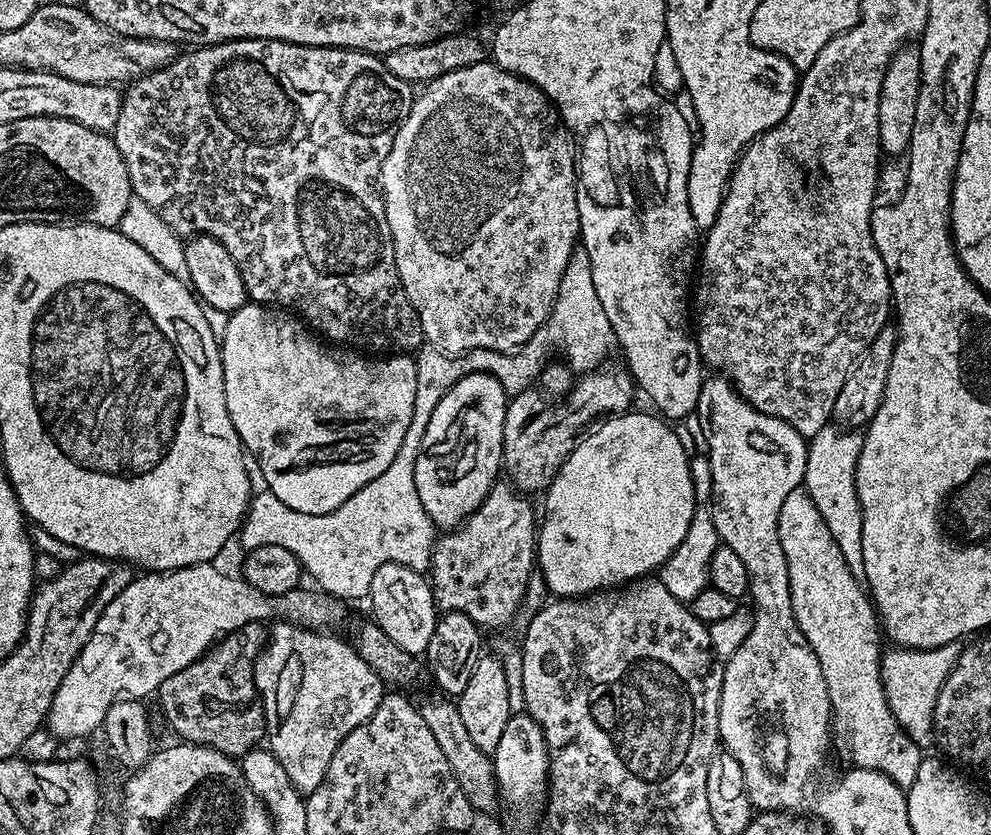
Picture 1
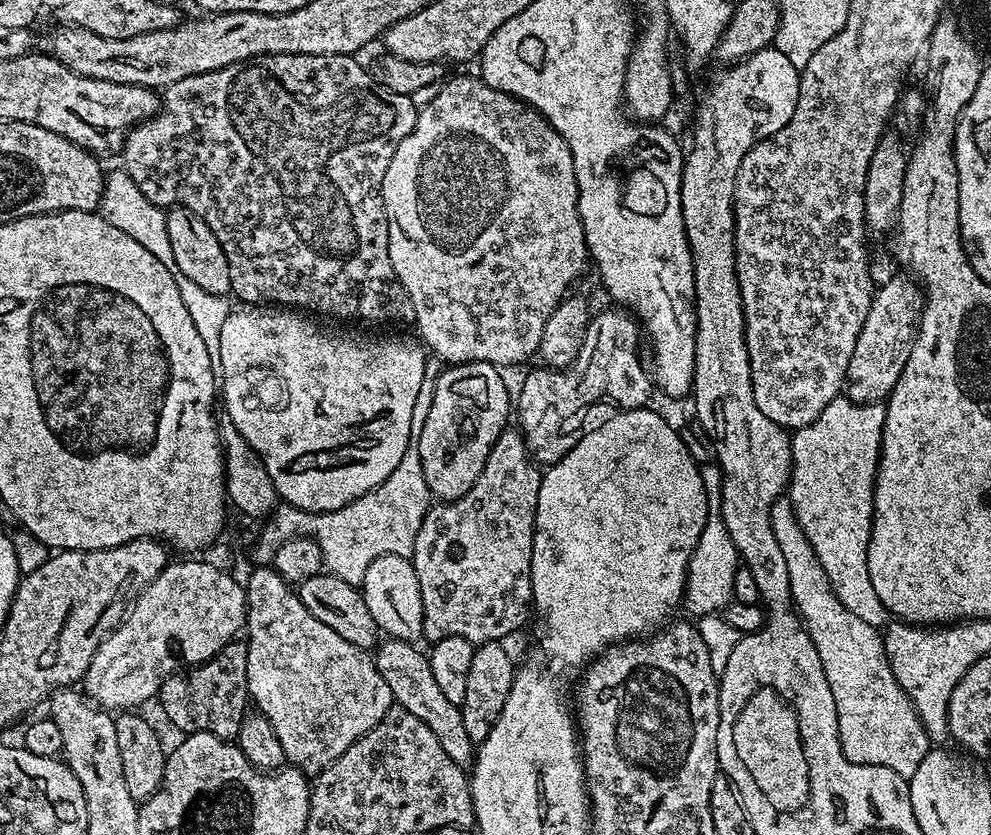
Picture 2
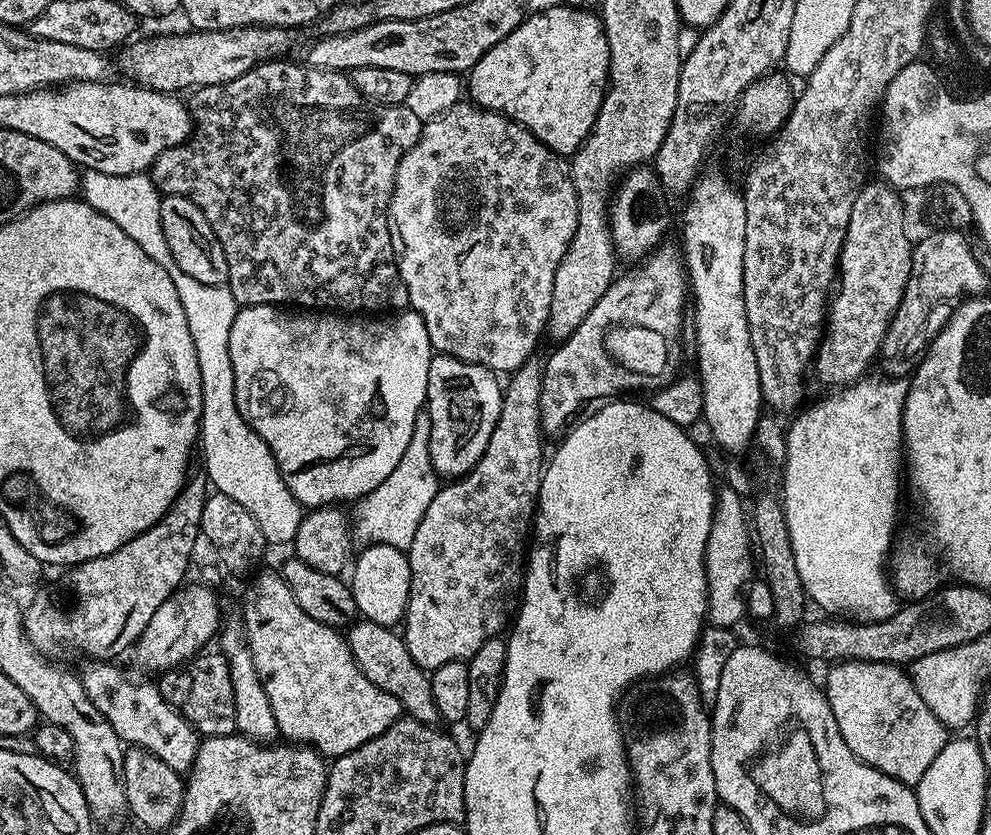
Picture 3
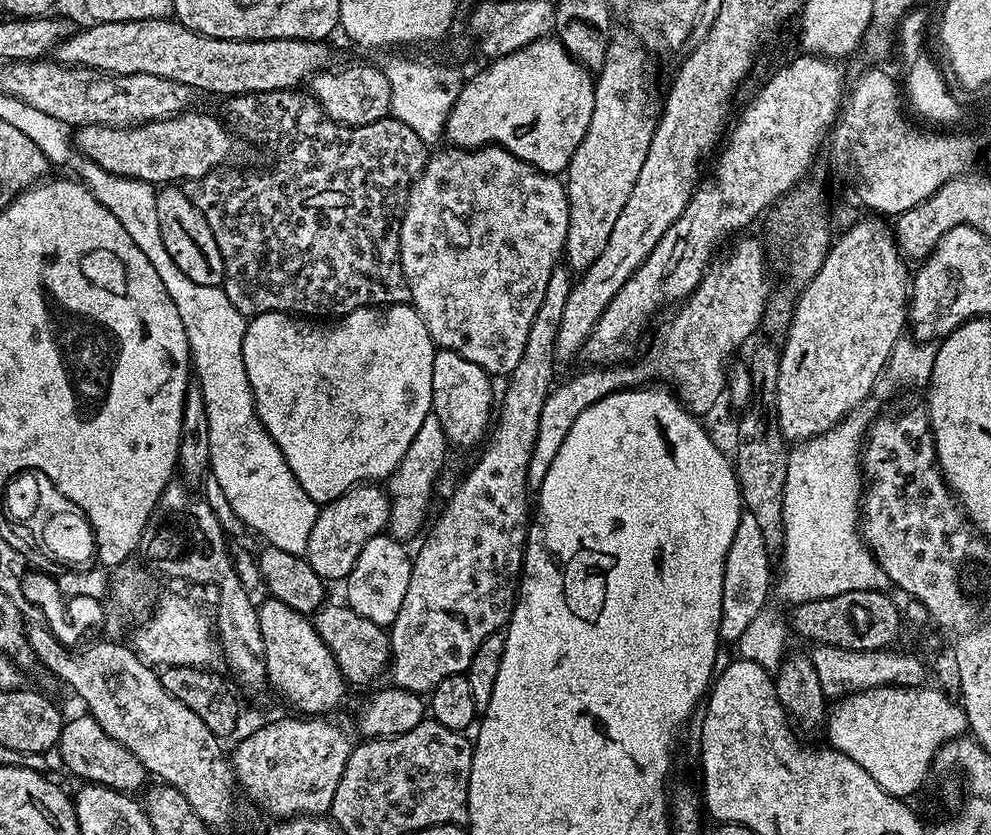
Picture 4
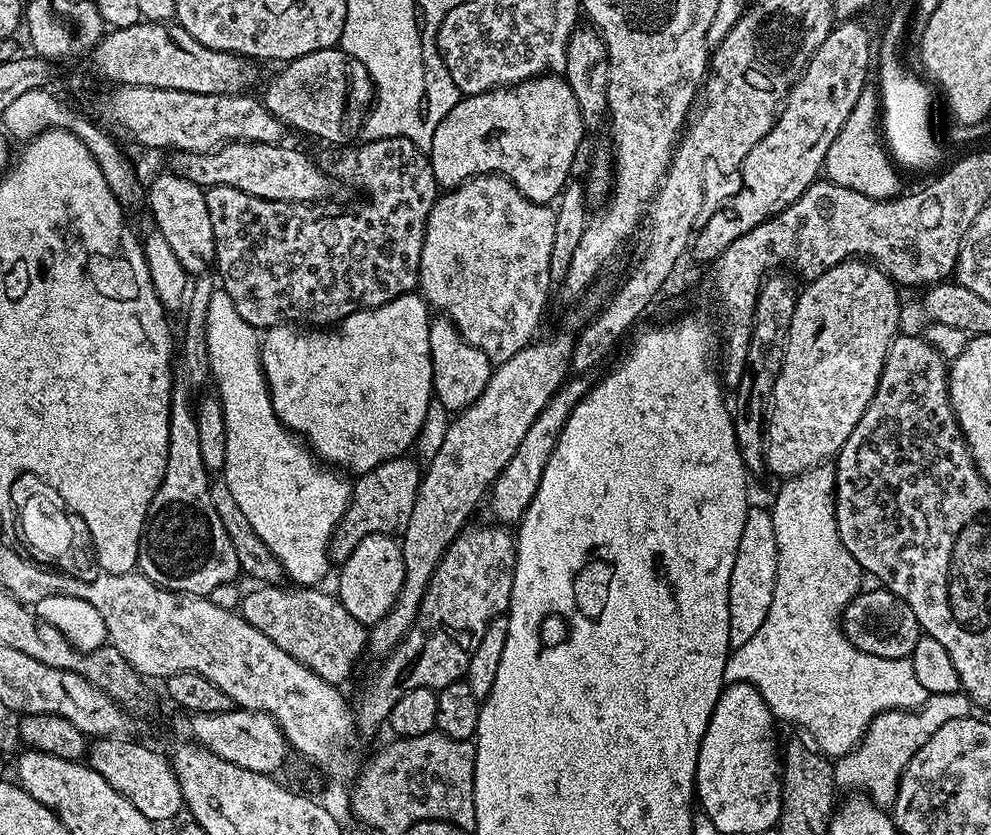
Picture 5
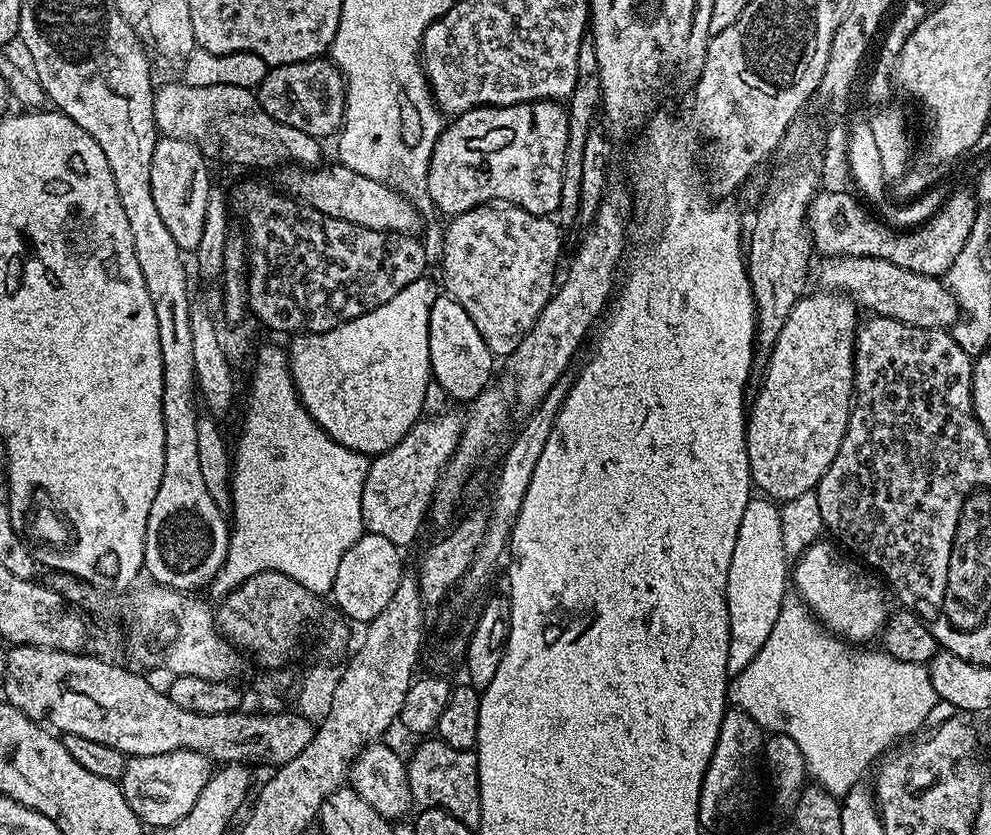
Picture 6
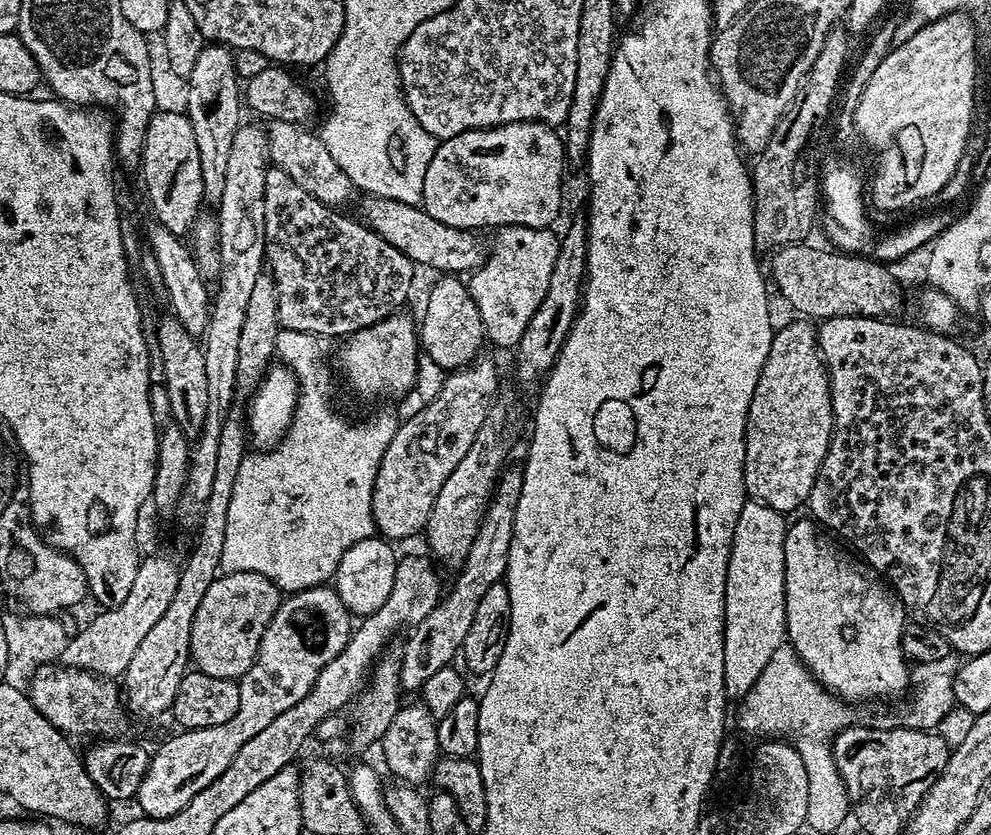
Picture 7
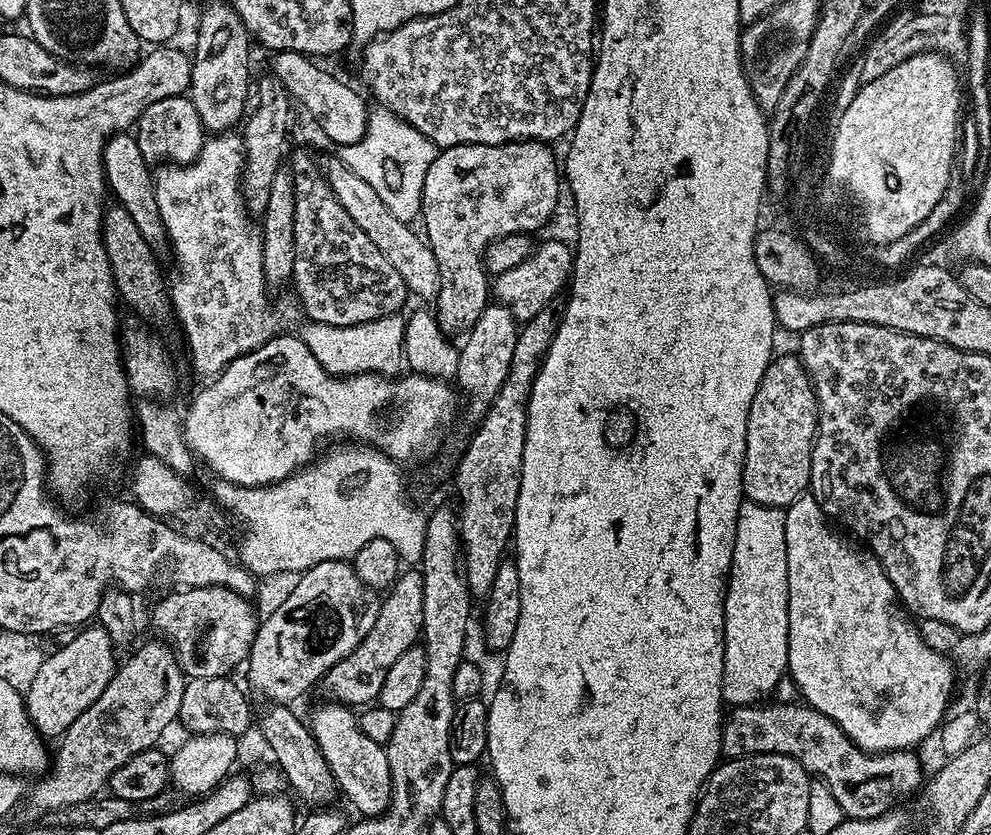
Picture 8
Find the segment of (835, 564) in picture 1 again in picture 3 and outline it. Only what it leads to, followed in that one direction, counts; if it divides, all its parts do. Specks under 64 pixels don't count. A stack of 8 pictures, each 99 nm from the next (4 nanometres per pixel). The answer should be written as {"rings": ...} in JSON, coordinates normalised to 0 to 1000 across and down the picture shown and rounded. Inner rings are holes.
{"rings":[[[878,790],[844,793],[835,802],[832,834],[859,901],[872,915],[923,941],[959,879],[927,835],[917,806],[903,795]]]}

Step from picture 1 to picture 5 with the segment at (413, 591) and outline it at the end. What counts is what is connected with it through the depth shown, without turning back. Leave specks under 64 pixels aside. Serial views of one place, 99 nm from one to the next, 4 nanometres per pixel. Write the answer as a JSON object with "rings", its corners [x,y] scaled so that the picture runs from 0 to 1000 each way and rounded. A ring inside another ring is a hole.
{"rings":[[[373,640],[357,654],[353,668],[349,668],[347,675],[342,677],[343,707],[342,719],[361,743],[370,750],[377,749],[386,740],[398,726],[398,719],[402,716],[402,707],[406,707],[406,692],[408,691],[408,674],[406,673],[406,659],[403,650],[392,640]]]}

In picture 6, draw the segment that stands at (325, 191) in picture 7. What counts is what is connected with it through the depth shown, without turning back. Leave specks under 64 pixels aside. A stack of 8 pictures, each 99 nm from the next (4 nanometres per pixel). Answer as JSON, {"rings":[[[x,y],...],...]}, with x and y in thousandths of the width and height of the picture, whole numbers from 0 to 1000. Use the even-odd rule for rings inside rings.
{"rings":[[[185,98],[165,101],[162,105],[160,102],[155,110],[155,141],[161,163],[195,170],[214,166],[228,190],[250,201],[277,202],[280,199],[319,199],[324,195],[324,169],[320,164],[305,160],[305,156],[297,156],[297,151],[272,141],[272,137],[264,132],[257,109],[242,103],[201,105]]]}

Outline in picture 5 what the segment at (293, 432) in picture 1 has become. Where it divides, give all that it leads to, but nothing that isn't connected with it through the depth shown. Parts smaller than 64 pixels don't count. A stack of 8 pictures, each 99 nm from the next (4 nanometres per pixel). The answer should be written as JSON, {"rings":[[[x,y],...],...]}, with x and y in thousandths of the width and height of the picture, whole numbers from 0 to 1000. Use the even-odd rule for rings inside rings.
{"rings":[[[413,352],[403,354],[400,359],[390,362],[380,369],[367,369],[364,374],[358,374],[342,384],[338,390],[331,390],[324,395],[319,390],[304,390],[299,386],[279,388],[265,399],[262,408],[262,432],[266,451],[270,459],[270,471],[276,486],[276,496],[287,507],[287,511],[305,523],[306,531],[326,554],[338,558],[343,563],[350,563],[355,568],[366,568],[377,563],[381,557],[390,554],[409,545],[411,537],[415,538],[424,521],[424,511],[430,501],[430,491],[438,478],[436,467],[436,430],[434,429],[434,400],[432,389],[434,387],[433,365],[427,354]]]}

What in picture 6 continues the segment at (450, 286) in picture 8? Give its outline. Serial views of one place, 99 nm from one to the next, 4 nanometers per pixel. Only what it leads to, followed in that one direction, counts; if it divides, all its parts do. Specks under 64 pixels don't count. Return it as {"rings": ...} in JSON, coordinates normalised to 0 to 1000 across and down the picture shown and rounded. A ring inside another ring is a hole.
{"rings":[[[536,120],[530,125],[467,134],[444,159],[432,195],[432,231],[439,253],[449,254],[449,260],[455,261],[483,244],[508,242],[540,259],[556,260],[565,248],[572,164],[573,131],[560,120]],[[451,352],[441,353],[434,366],[434,386],[432,387],[432,408],[434,410],[434,438],[436,455],[446,462],[449,475],[475,481],[483,469],[488,468],[484,455],[497,454],[497,426],[484,426],[490,416],[486,400],[482,400],[482,390],[474,382],[474,376],[466,371],[463,362]]]}

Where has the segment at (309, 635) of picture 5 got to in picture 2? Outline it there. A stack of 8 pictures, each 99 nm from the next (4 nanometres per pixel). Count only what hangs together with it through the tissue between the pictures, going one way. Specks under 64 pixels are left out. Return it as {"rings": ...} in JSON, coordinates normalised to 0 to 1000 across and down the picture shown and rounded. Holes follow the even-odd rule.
{"rings":[[[396,763],[386,765],[377,781],[379,800],[385,807],[385,812],[390,812],[390,822],[394,822],[397,840],[403,847],[414,850],[418,860],[423,860],[425,865],[430,865],[430,869],[434,869],[438,884],[442,884],[446,898],[450,898],[450,904],[457,913],[465,917],[475,916],[478,910],[478,892],[474,879],[470,879],[464,844],[453,841],[448,835],[438,807],[435,806],[431,784],[420,775],[422,774],[411,766]]]}

